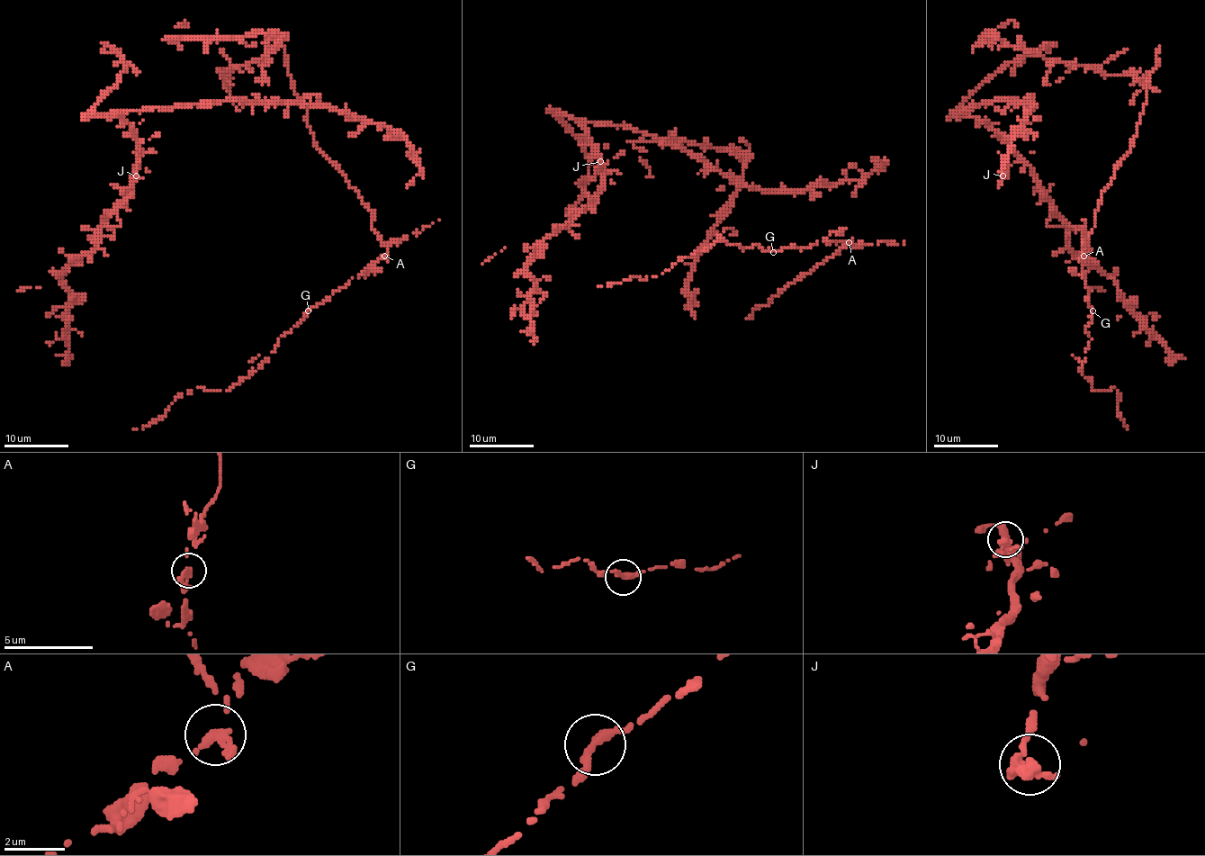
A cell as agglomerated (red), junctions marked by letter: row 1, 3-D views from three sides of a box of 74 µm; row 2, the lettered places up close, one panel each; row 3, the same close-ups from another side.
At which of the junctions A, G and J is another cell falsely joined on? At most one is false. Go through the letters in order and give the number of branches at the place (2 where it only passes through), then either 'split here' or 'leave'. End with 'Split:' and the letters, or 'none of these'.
A: 2 branches meet; split here
G: 2 branches meet; leave
J: 2 branches meet; leave
Split: A

